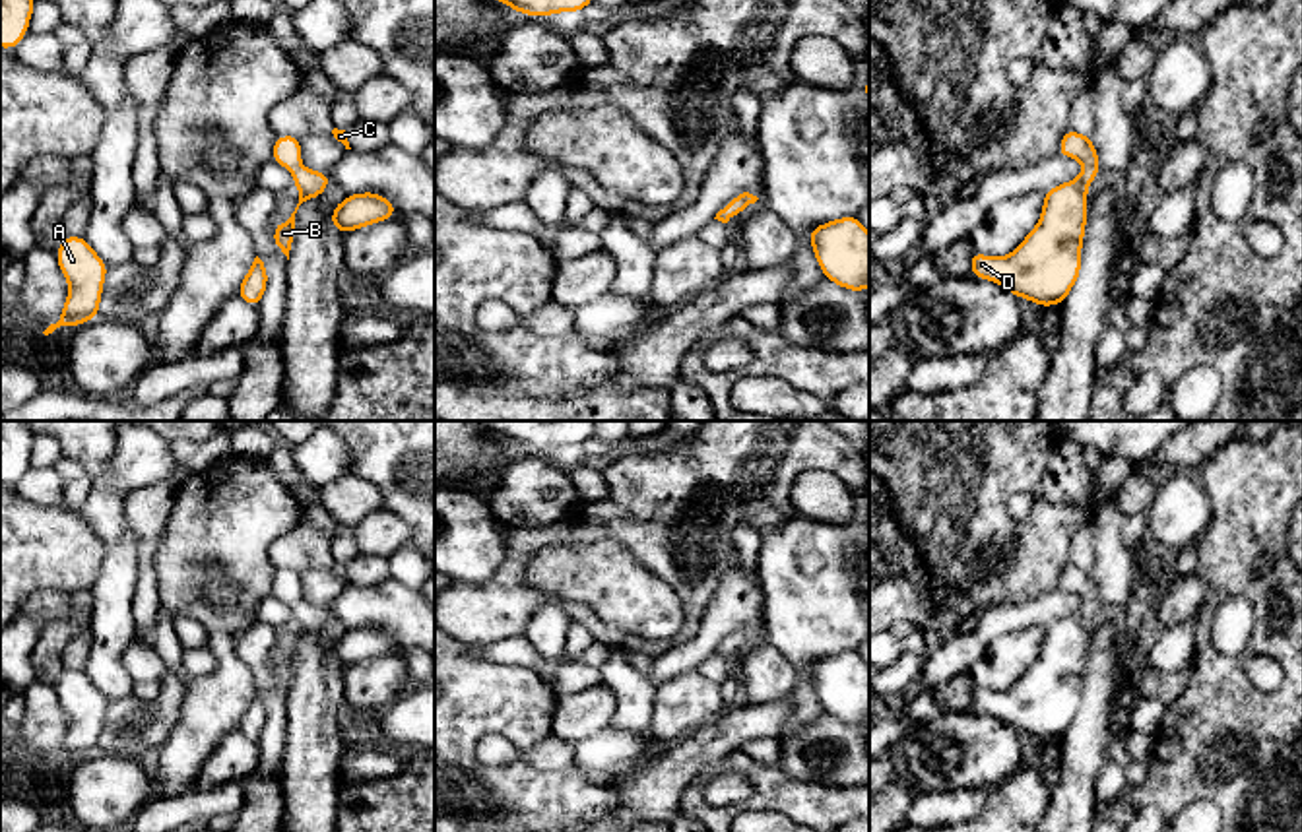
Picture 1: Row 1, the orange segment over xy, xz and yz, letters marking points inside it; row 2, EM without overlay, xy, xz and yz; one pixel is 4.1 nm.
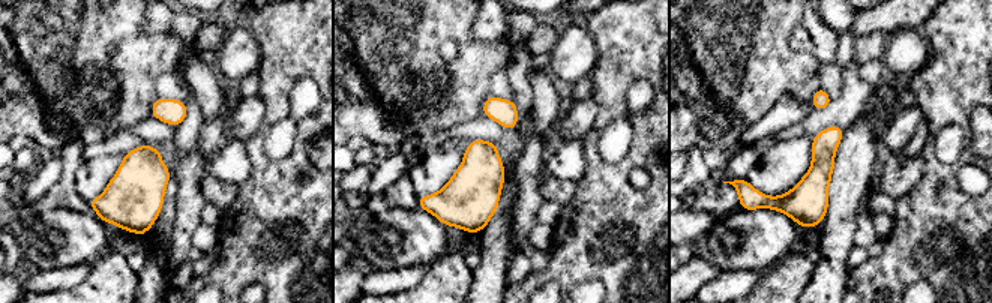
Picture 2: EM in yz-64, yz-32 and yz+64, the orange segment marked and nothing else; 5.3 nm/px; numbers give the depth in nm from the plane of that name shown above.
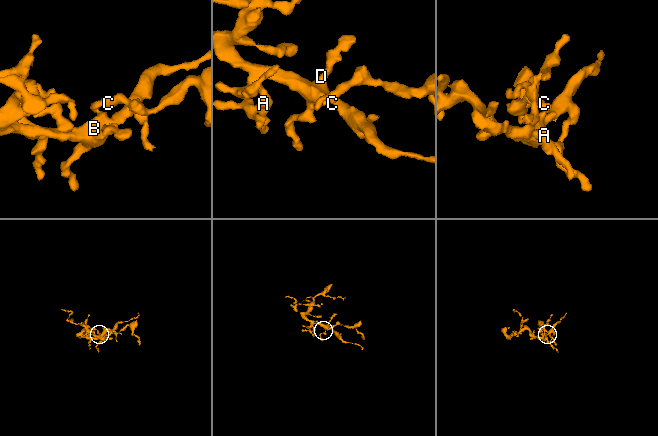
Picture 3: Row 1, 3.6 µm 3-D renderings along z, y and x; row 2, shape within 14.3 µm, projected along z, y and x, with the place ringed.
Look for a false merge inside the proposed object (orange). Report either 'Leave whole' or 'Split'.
Leave whole

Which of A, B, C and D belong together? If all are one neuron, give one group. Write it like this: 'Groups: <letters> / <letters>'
Groups: A B C D

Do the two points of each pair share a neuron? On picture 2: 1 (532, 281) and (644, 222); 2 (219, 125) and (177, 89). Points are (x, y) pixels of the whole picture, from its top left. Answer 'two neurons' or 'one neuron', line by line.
1: one neuron
2: two neurons

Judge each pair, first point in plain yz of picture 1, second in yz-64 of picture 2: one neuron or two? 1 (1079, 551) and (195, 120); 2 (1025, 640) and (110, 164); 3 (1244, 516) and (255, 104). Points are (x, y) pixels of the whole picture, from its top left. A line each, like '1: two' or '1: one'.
1: one
2: one
3: two

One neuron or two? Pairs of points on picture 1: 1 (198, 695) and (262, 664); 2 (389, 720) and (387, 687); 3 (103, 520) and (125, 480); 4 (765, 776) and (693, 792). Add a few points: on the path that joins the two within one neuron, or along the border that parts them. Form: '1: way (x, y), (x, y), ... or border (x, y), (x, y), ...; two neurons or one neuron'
1: border (249, 625), (237, 637), (237, 656), (257, 689); two neurons
2: border (412, 685), (369, 718); two neurons
3: way (105, 511), (105, 501), (115, 489); one neuron
4: way (748, 767), (724, 765), (709, 774); one neuron

